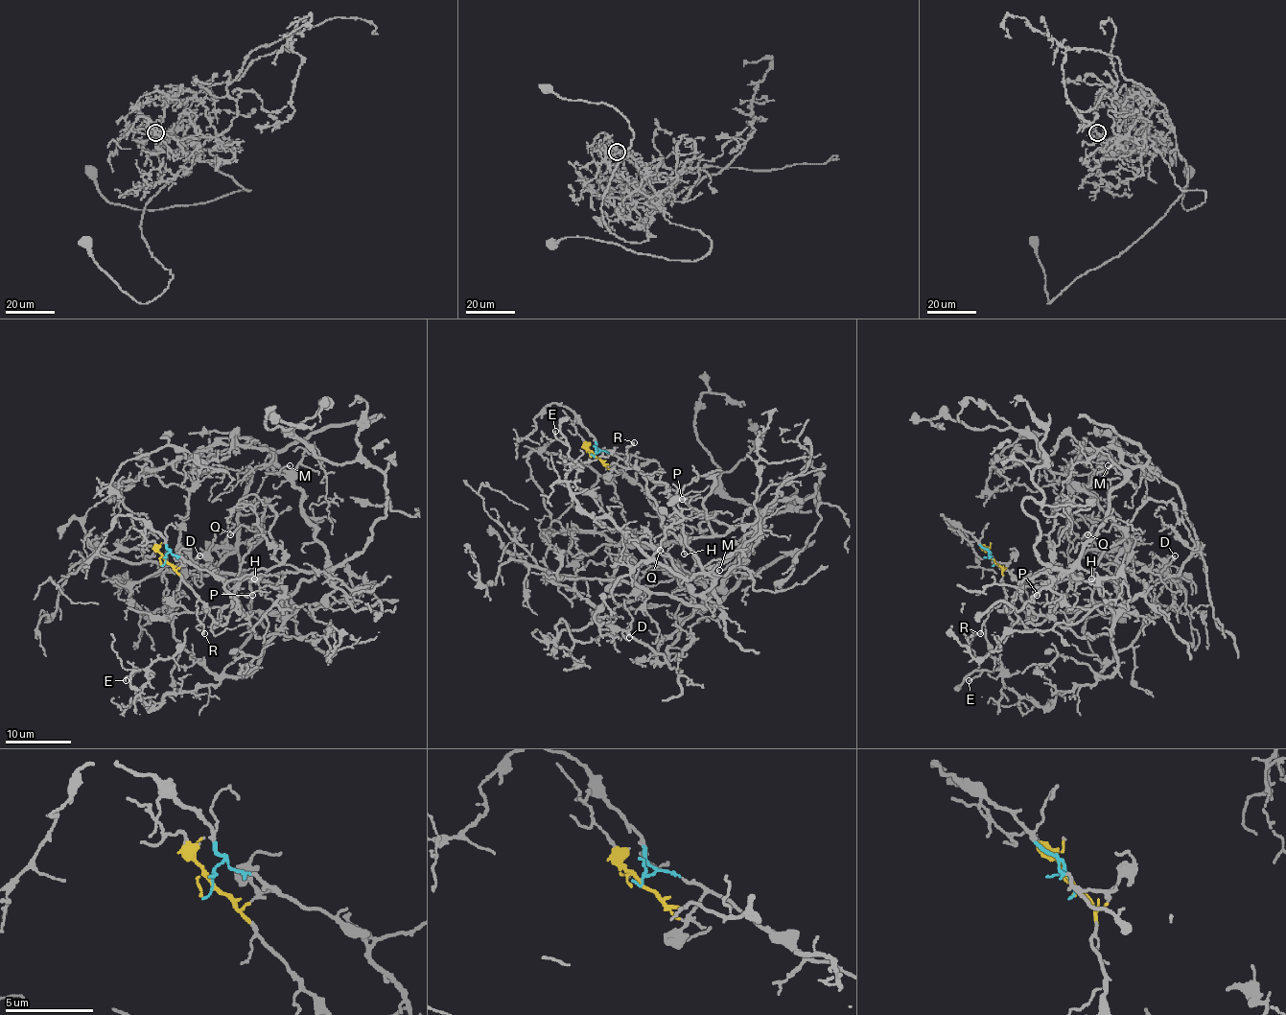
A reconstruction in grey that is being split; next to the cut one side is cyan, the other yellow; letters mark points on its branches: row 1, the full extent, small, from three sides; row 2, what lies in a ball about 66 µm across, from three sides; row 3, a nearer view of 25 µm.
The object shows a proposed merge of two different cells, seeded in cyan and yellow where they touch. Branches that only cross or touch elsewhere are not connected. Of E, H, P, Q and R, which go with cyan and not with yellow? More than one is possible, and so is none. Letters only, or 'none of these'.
E, Q

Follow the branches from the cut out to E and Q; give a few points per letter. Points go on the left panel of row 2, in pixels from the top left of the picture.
E: (166, 559), (214, 573), (257, 637), (271, 636), (251, 671), (151, 707), (136, 692), (146, 672), (126, 680)
Q: (166, 559), (214, 573), (257, 637), (271, 634), (283, 612), (244, 611), (235, 588), (260, 525), (230, 534)

